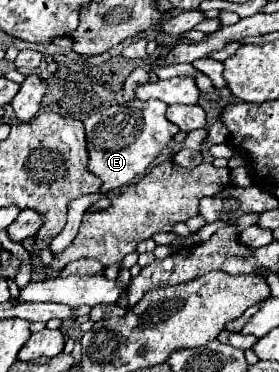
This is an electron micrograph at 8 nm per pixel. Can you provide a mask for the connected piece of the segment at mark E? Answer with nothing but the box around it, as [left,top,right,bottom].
[87,101,179,193]

